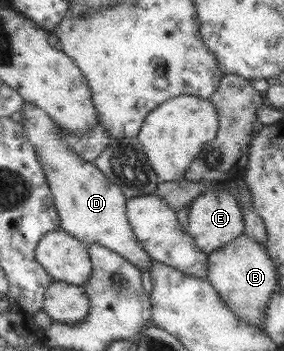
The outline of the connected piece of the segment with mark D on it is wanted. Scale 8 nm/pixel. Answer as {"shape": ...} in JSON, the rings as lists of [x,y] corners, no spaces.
{"shape":[[[27,101],[22,115],[27,135],[37,145],[37,152],[41,155],[44,171],[63,219],[63,229],[88,245],[100,243],[120,252],[120,255],[140,269],[147,267],[151,273],[155,259],[148,253],[131,224],[128,215],[129,197],[124,193],[123,187],[107,177],[94,162],[86,161],[71,149],[71,145],[61,137],[59,129],[62,126],[39,105]]]}

